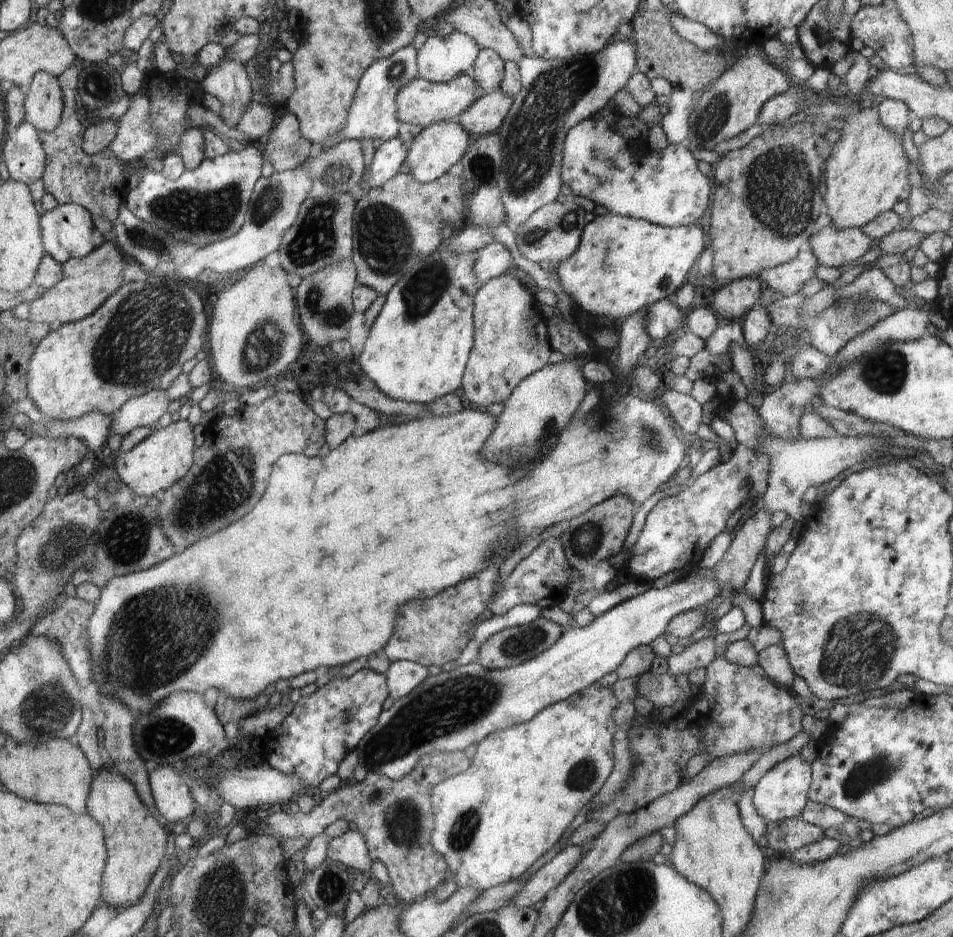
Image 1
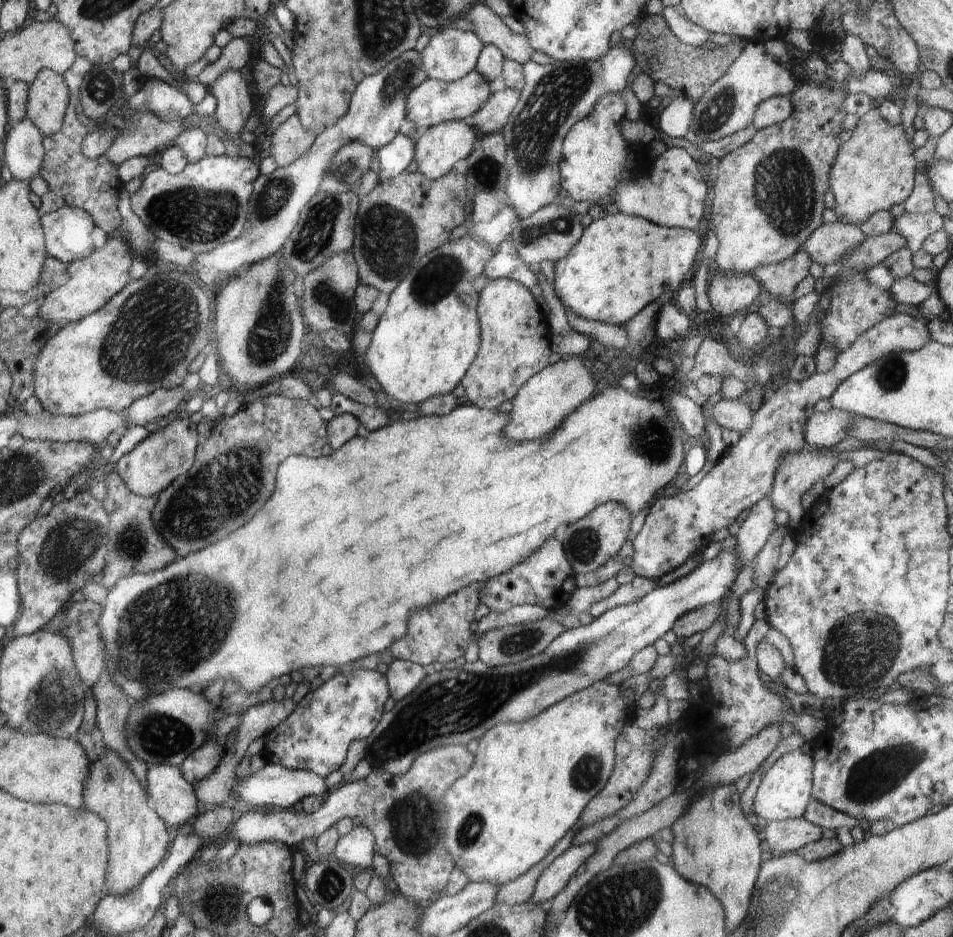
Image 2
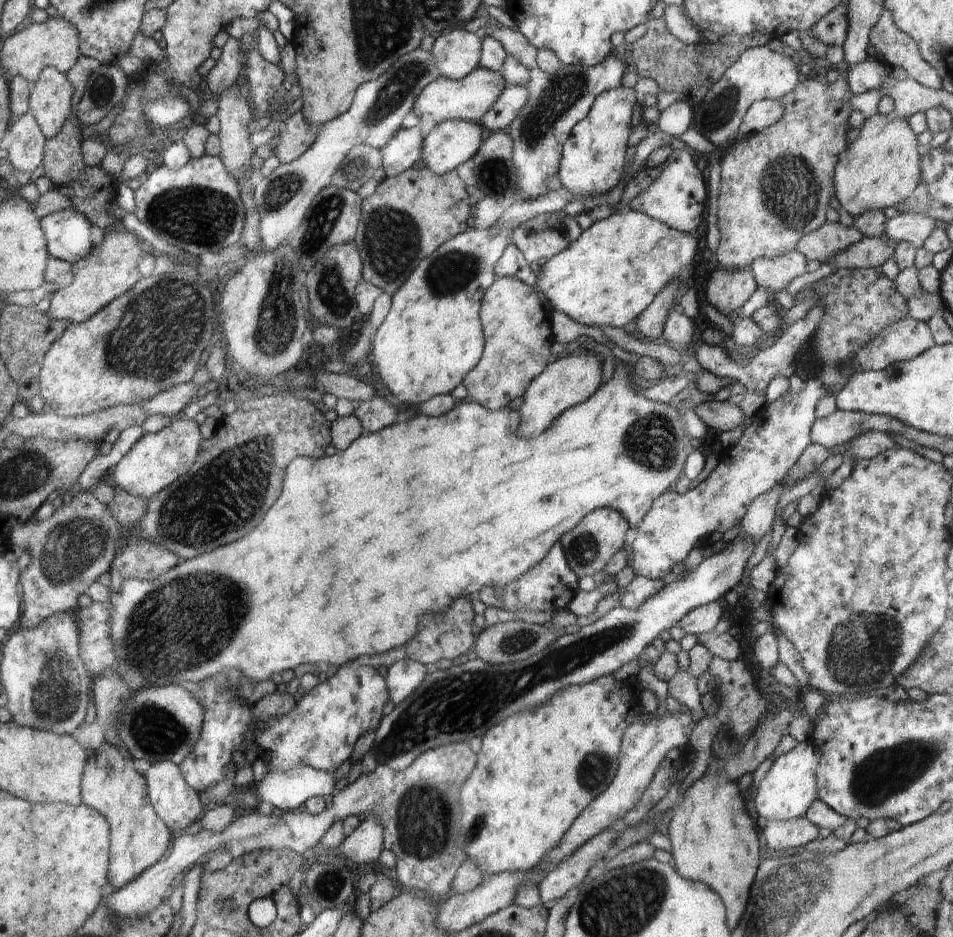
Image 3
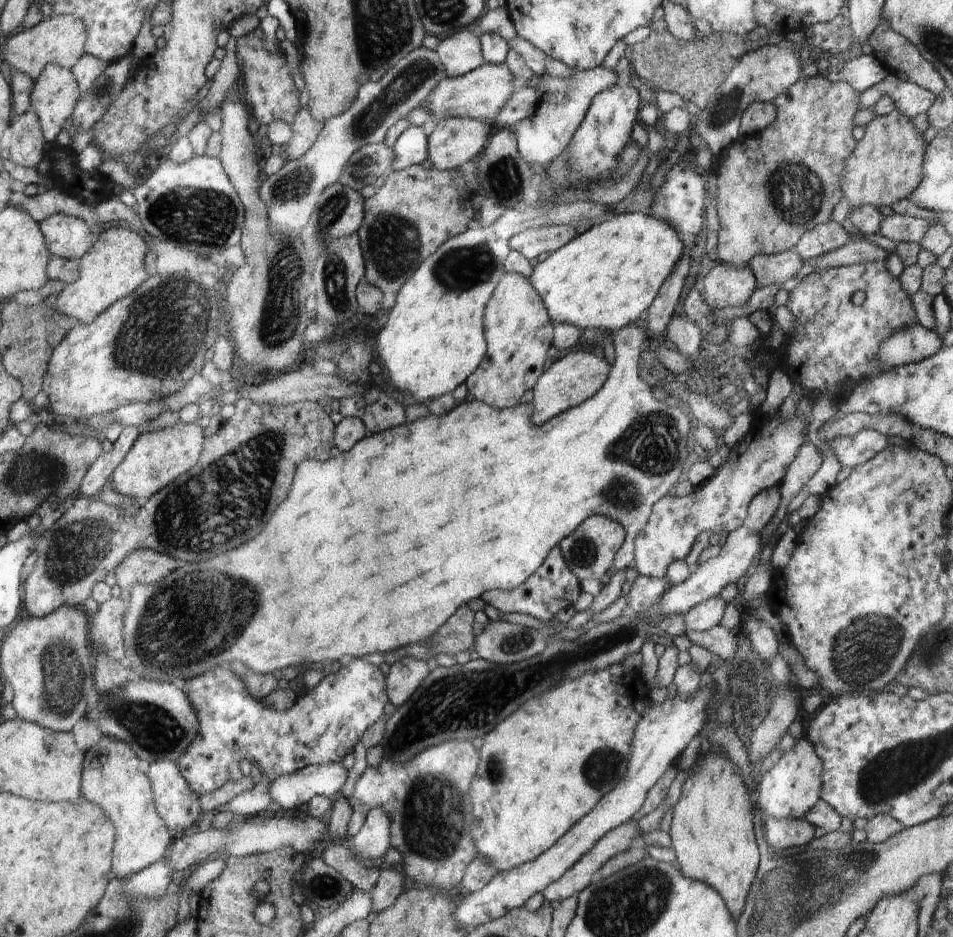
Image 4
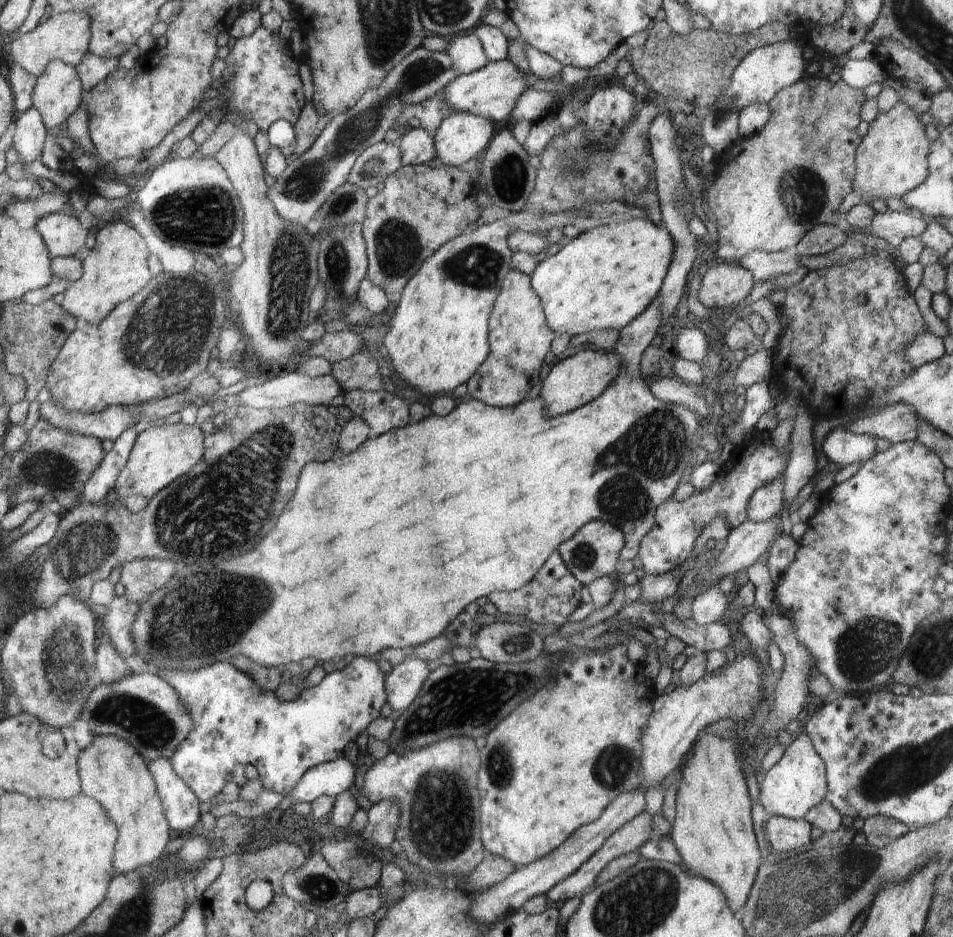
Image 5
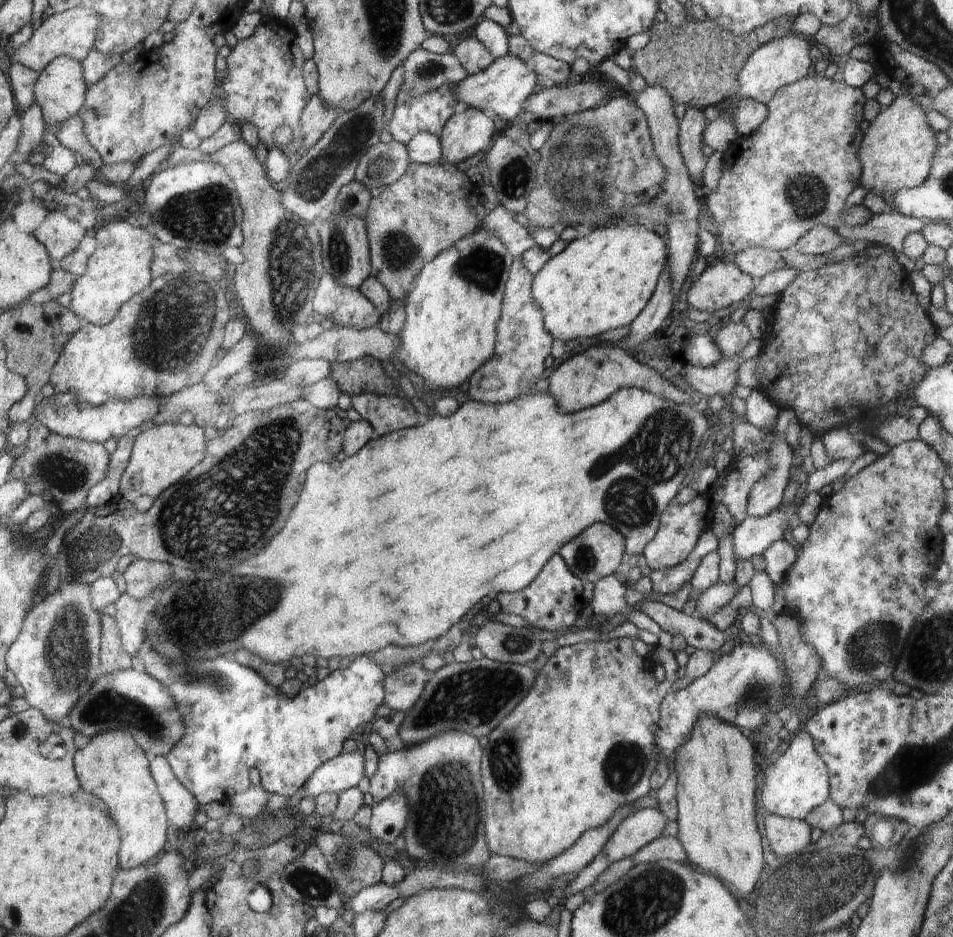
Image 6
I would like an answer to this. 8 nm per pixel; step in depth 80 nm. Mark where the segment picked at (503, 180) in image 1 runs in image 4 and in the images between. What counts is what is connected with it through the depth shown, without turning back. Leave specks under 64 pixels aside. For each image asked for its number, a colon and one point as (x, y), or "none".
2: (554, 97)
3: (556, 102)
4: (544, 134)

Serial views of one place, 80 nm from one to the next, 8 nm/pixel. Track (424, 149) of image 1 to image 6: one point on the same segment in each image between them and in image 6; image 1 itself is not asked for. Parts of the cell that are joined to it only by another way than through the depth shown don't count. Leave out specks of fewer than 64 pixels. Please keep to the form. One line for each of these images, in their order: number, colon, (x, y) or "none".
2: (443, 145)
3: (451, 142)
4: (455, 140)
5: (462, 135)
6: (470, 131)

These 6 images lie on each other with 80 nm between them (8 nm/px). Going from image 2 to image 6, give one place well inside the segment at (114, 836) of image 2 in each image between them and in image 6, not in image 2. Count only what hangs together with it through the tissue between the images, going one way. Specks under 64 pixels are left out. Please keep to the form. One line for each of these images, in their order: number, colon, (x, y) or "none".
3: (110, 783)
4: (110, 775)
5: (113, 771)
6: (113, 765)

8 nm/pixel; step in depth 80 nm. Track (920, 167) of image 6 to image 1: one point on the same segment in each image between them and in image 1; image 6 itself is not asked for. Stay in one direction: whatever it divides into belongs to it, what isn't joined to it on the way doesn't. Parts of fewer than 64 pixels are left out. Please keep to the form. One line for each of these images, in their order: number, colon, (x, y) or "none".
1: (867, 172)
2: (875, 169)
3: (882, 167)
4: (886, 165)
5: (892, 158)

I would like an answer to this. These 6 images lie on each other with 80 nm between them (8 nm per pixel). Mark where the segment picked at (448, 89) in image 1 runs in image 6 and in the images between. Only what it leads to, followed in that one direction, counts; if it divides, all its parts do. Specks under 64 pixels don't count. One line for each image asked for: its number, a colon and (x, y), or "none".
2: (435, 102)
3: (469, 98)
4: (481, 94)
5: (492, 92)
6: (501, 89)

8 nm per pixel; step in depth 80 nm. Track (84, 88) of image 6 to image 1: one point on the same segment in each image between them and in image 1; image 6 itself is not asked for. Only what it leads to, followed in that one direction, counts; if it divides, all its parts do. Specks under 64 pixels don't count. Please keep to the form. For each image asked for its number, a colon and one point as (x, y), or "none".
1: (44, 105)
2: (48, 98)
3: (51, 102)
4: (55, 95)
5: (57, 93)

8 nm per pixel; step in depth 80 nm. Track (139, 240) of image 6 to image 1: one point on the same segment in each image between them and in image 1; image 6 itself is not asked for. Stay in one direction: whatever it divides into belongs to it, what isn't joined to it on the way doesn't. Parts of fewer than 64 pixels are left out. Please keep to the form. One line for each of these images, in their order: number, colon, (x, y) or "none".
1: (86, 283)
2: (92, 281)
3: (111, 268)
4: (115, 267)
5: (115, 269)

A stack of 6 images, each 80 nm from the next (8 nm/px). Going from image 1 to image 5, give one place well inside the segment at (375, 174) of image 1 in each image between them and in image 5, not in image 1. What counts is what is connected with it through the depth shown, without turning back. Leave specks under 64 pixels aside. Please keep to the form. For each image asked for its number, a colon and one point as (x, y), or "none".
2: (394, 158)
3: (403, 151)
4: (411, 148)
5: (417, 147)

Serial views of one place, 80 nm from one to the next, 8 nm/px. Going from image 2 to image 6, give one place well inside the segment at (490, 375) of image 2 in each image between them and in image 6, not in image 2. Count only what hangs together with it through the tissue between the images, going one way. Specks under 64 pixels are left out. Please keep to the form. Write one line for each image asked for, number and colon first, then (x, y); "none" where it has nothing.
3: (517, 329)
4: (518, 331)
5: (519, 336)
6: (522, 344)

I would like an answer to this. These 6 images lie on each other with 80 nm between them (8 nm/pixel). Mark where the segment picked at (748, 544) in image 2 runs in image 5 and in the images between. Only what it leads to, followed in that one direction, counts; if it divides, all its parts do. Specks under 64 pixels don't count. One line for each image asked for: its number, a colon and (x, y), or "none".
3: (761, 515)
4: (762, 507)
5: (767, 501)

